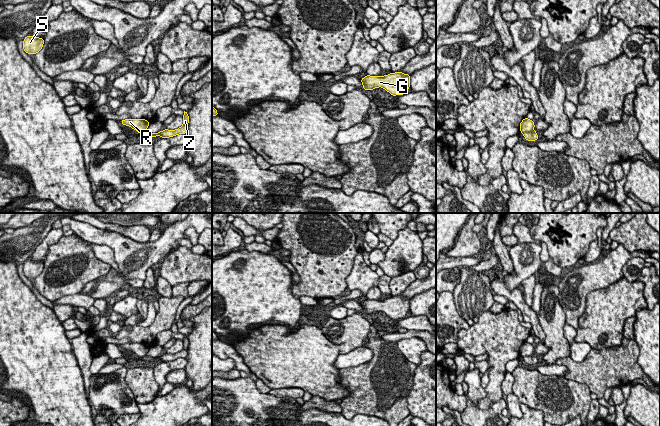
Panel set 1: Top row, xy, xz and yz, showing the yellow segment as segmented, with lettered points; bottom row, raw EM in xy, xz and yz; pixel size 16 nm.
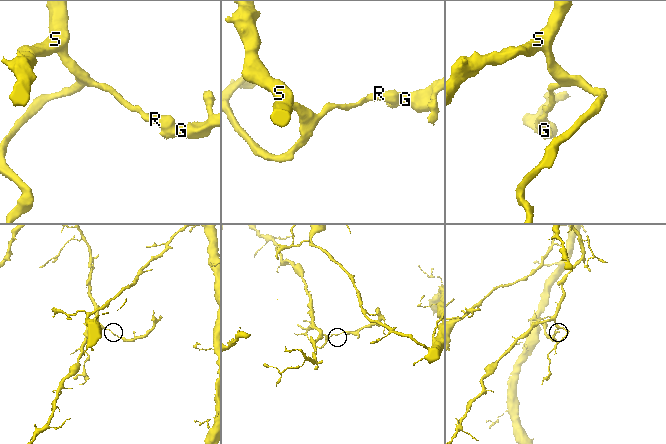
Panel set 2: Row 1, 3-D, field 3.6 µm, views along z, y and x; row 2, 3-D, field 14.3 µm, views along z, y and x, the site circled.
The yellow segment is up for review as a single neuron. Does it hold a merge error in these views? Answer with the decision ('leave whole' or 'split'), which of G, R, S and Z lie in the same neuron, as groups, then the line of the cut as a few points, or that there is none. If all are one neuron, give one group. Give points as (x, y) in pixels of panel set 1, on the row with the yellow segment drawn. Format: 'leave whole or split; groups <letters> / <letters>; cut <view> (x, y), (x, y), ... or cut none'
split; groups G Z / R S; cut yz (532, 130), (523, 133)

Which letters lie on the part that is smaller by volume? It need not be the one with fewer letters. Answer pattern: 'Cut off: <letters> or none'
Cut off: G, Z

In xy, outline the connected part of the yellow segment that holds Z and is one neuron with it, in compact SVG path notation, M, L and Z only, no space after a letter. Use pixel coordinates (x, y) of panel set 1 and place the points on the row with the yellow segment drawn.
M184 111L183 125L180 128L178 128L176 130L165 129L158 133L150 133L150 132L145 131L144 133L141 133L141 134L144 137L156 137L156 136L160 135L161 138L169 138L169 137L176 136L178 134L186 134L187 130L188 130L188 123L189 123L189 116L188 116L187 112Z

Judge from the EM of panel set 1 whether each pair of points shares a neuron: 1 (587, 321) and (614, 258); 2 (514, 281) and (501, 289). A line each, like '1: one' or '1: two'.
1: two
2: two

